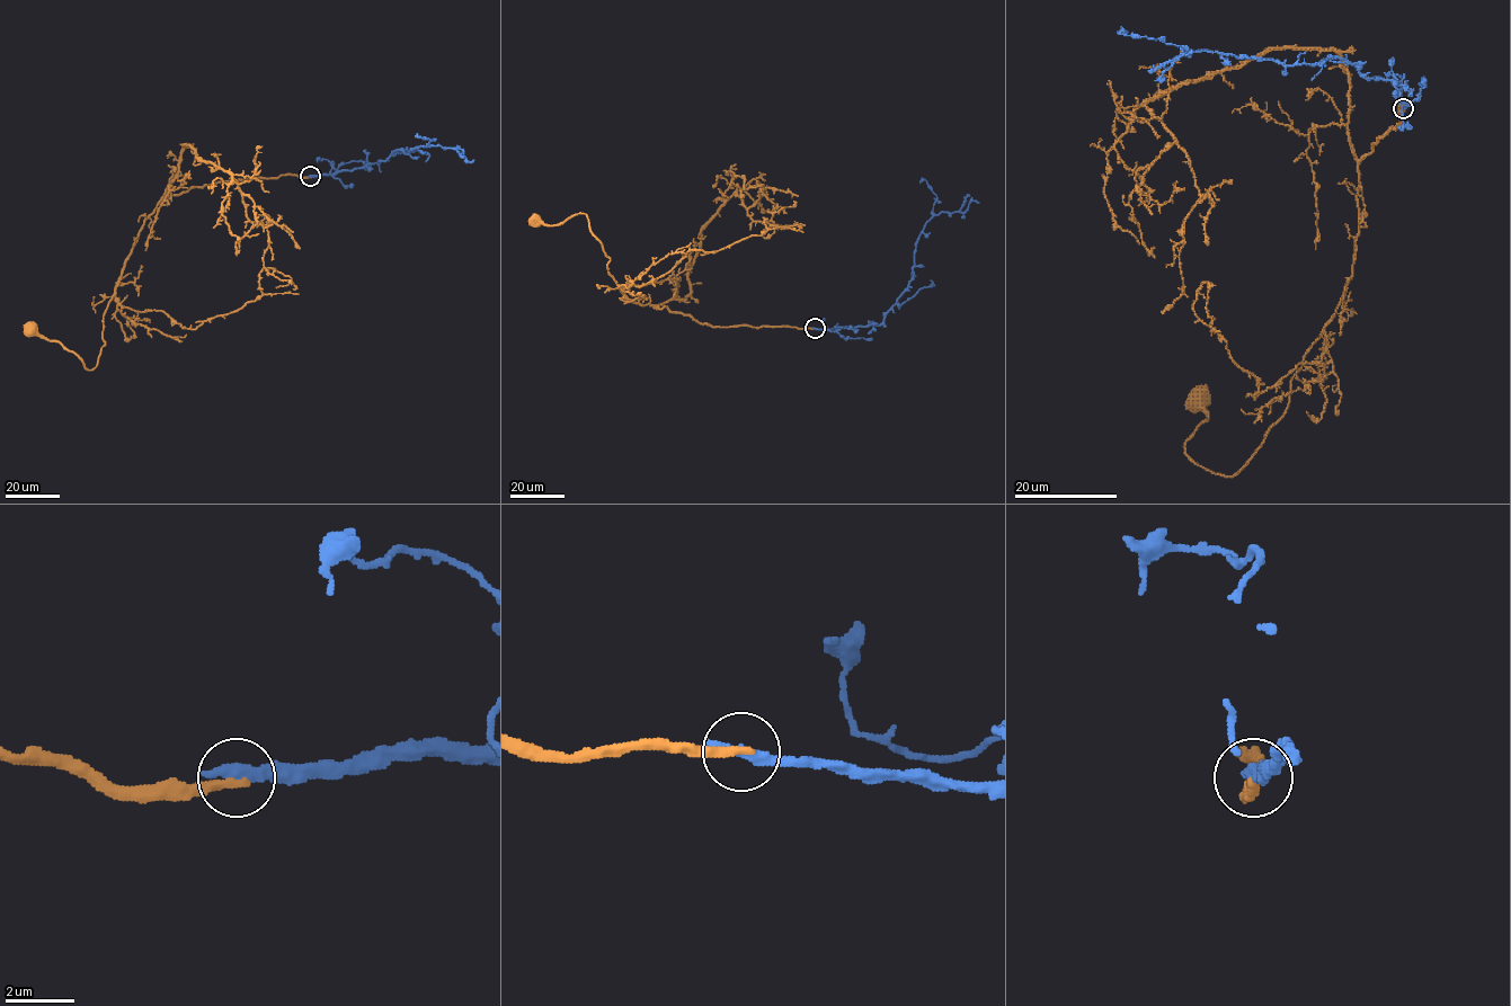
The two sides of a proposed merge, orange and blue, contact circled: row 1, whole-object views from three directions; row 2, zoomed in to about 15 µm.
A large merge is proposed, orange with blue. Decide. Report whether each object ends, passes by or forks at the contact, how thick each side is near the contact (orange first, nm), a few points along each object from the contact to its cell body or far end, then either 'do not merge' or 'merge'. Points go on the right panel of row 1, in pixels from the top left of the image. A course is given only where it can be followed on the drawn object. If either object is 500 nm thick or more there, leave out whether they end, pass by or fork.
orange ends; blue ends; calibres 280 and 460 nm; course orange (1403, 108), (1358, 162), (1344, 296), (1291, 381), (1286, 412), (1232, 475), (1185, 454), (1207, 418), (1197, 400); course blue (1403, 108), (1409, 105), (1395, 83), (1368, 79), (1342, 59), (1283, 67), (1274, 60), (1182, 50), (1164, 77); do not merge

